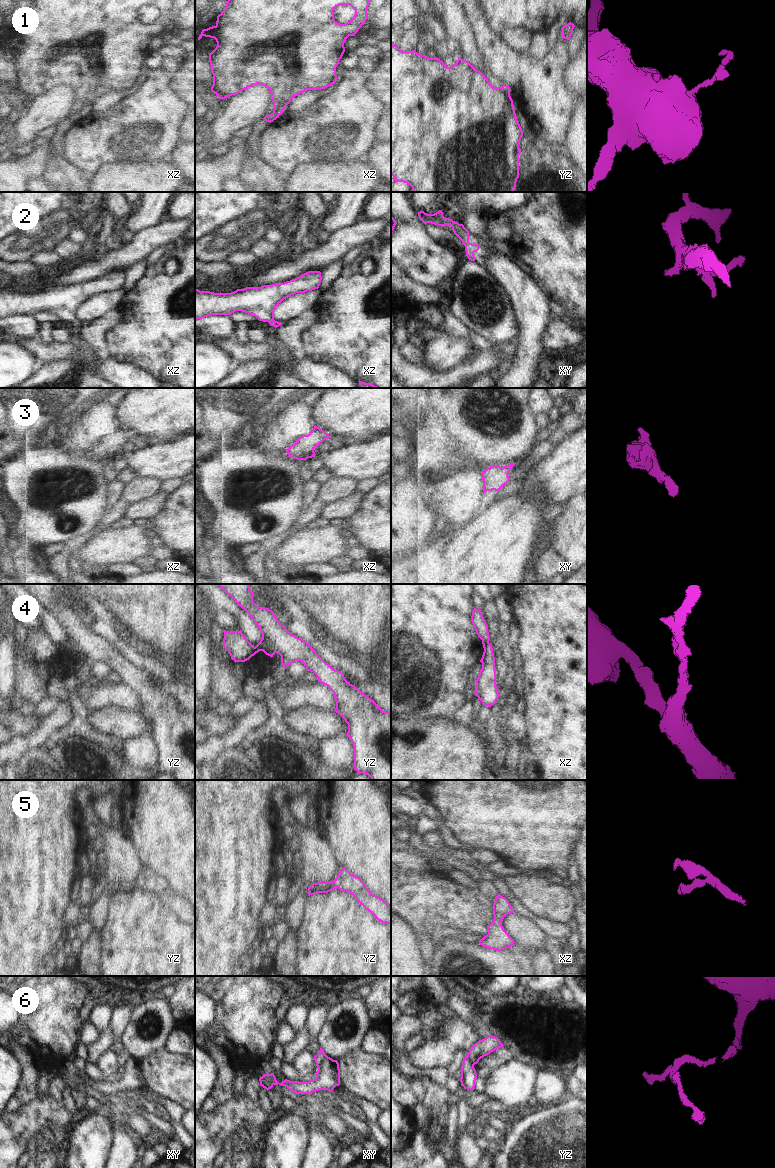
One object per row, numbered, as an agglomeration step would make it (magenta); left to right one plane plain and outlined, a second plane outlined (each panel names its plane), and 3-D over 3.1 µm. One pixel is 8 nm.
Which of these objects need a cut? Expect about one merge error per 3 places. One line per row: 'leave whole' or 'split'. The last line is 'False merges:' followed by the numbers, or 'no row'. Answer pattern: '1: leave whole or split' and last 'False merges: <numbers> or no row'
1: split
2: leave whole
3: leave whole
4: split
5: leave whole
6: split
False merges: 1, 4, 6

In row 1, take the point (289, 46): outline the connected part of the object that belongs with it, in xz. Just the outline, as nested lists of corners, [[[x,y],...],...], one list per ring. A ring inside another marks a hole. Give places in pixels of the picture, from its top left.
[[[228,0],[225,9],[217,16],[216,25],[203,29],[198,37],[214,38],[217,42],[216,48],[209,54],[211,72],[213,74],[213,85],[211,91],[220,99],[236,95],[253,85],[263,85],[270,90],[273,107],[285,108],[291,100],[307,90],[325,89],[333,85],[337,80],[336,67],[342,58],[345,47],[344,43],[349,36],[355,36],[368,18],[369,0]],[[340,5],[350,5],[354,10],[354,17],[347,23],[339,24],[334,19],[333,11]]]

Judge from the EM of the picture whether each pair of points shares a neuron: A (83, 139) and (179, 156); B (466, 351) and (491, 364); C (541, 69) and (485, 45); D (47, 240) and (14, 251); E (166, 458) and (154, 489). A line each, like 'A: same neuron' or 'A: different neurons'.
A: different neurons
B: different neurons
C: same neuron
D: same neuron
E: different neurons

